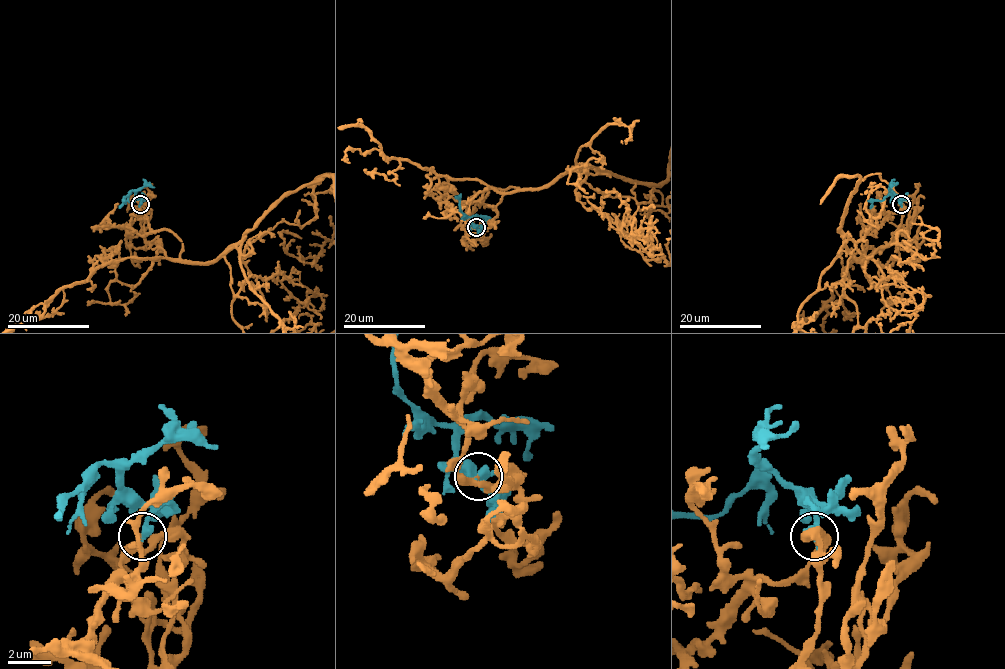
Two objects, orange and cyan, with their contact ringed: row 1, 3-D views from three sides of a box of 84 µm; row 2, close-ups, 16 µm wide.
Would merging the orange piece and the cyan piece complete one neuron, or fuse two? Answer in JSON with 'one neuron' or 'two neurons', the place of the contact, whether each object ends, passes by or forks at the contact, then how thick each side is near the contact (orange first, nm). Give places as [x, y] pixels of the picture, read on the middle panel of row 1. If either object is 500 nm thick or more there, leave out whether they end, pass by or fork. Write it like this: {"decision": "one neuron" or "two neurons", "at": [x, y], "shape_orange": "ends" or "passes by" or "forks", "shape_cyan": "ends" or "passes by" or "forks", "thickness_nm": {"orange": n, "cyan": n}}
{"decision": "one neuron", "at": [476, 227], "shape_orange": "passes by", "shape_cyan": "ends", "thickness_nm": {"orange": 240, "cyan": 400}}

